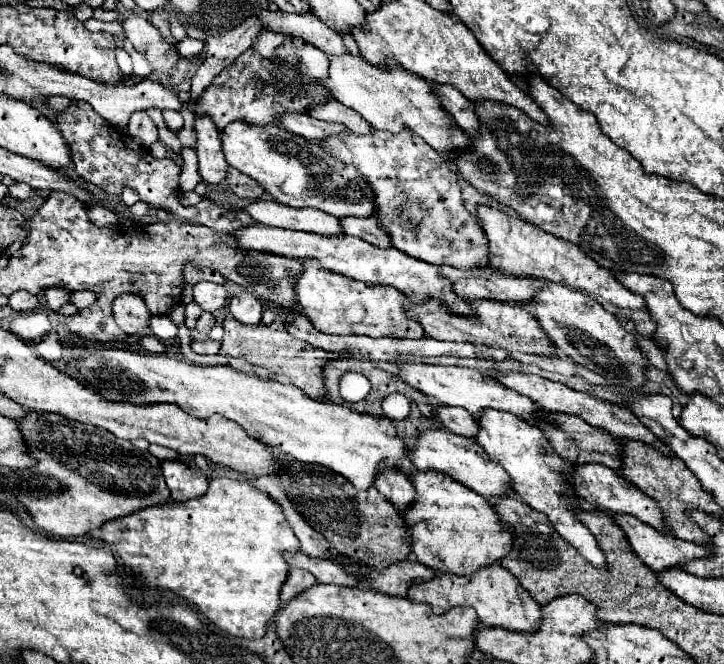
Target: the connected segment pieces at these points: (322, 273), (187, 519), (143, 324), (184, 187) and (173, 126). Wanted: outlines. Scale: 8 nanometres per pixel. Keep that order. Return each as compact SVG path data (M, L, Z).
M307 258L303 262L303 272L295 278L295 298L303 308L305 316L315 328L325 334L365 334L365 336L391 336L391 338L423 338L425 332L419 322L407 318L405 302L399 290L393 286L373 286L359 282L319 266L317 260Z
M228 477L211 480L203 498L187 502L169 500L123 518L107 520L99 528L99 538L117 558L121 558L123 568L131 572L141 590L173 592L199 606L201 614L205 614L219 630L247 640L265 636L267 622L279 610L279 590L289 572L289 566L283 560L283 550L299 550L299 542L291 526L285 522L279 504L267 498L267 494L255 490L249 482Z
M119 294L113 300L113 316L121 330L127 334L143 336L147 334L147 320L151 312L147 310L145 302L135 294Z
M181 146L181 158L183 158L183 172L179 180L181 192L193 190L201 182L201 174L197 170L197 154L189 146Z
M163 110L163 118L165 118L165 124L169 130L177 132L181 126L183 126L183 118L177 110Z

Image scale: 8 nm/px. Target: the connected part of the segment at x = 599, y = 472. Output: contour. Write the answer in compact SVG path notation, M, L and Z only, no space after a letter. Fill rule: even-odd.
M581 464L581 466L575 466L573 472L575 474L571 476L571 486L573 486L575 494L585 498L587 502L595 502L597 506L601 506L603 510L607 510L611 514L631 514L631 516L639 518L641 522L647 522L649 526L655 526L657 530L665 530L663 512L657 506L657 502L647 498L631 482L623 480L615 470L611 470L611 468L603 466L603 464Z

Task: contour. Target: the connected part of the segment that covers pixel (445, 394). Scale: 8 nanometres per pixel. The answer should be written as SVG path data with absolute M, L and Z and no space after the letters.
M397 364L397 368L399 368L397 376L411 388L427 394L431 400L437 400L443 406L465 408L475 418L479 416L481 410L495 408L511 412L523 420L531 420L533 412L539 410L539 406L535 406L535 402L531 402L527 396L507 390L503 384L495 382L495 378L489 378L479 370L459 368L459 366L435 366L435 364Z

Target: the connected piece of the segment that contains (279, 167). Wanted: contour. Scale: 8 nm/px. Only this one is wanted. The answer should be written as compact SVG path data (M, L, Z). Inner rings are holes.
M245 120L231 122L221 132L223 154L239 172L251 176L277 202L293 208L317 208L335 218L371 216L373 194L367 182L359 178L355 166L347 166L331 158L317 142L287 132L279 124L251 126Z

